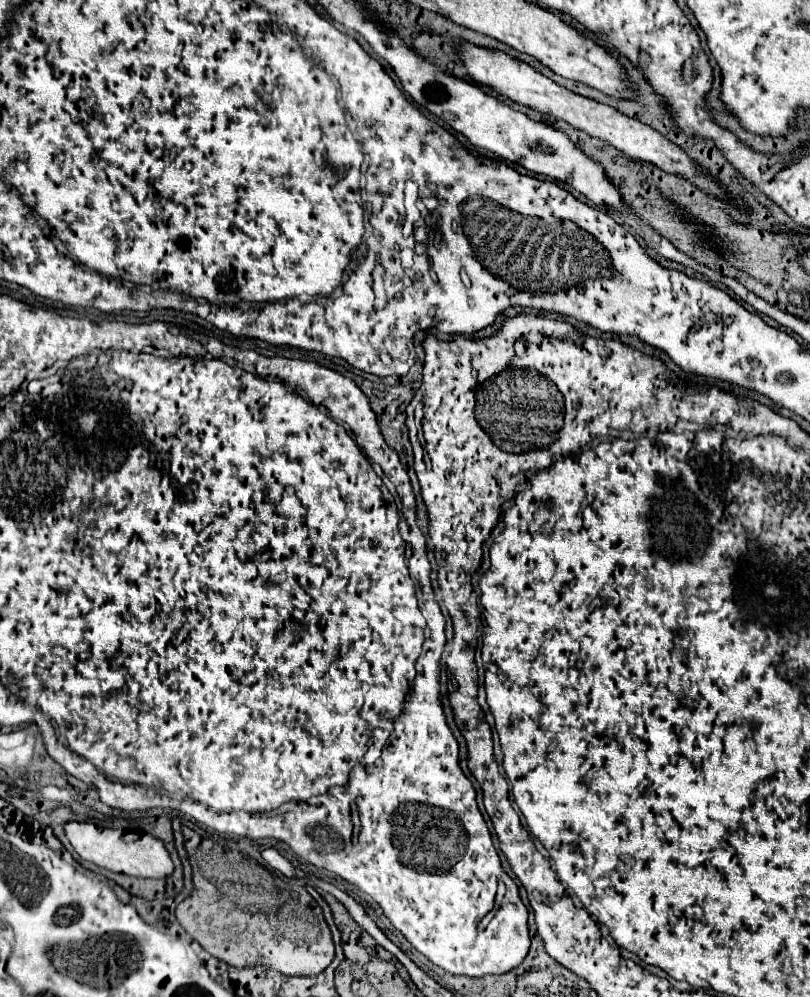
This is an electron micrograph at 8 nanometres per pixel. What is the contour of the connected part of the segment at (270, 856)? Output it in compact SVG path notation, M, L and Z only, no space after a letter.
M273 848L263 850L263 860L267 862L270 868L281 872L281 874L285 874L289 878L293 876L293 866L277 850L273 850Z

